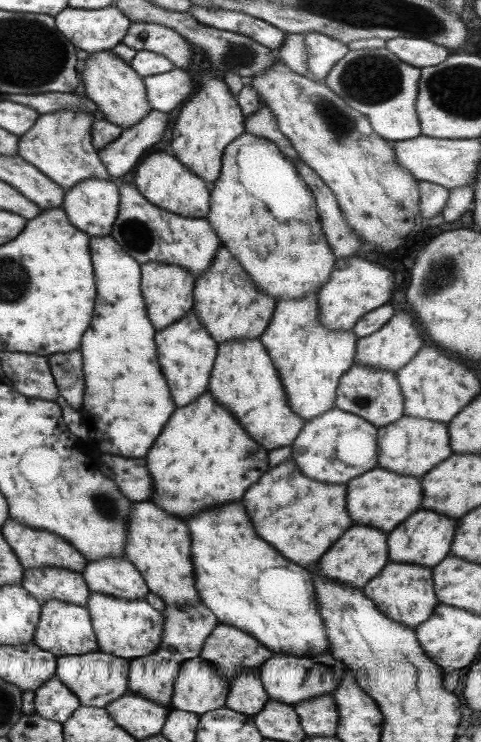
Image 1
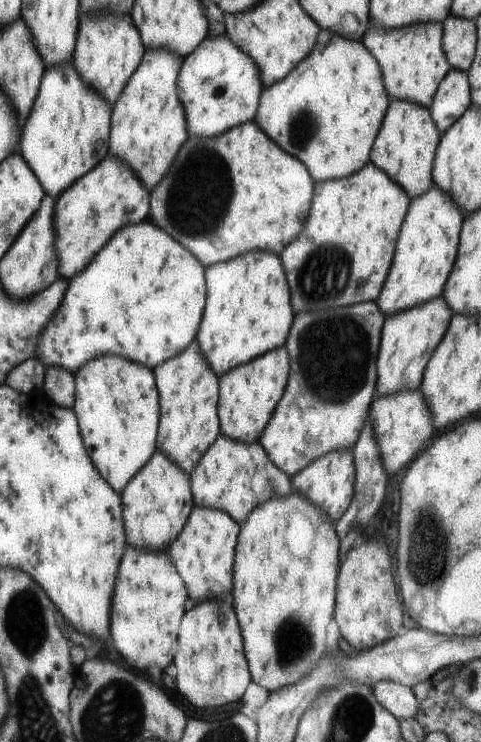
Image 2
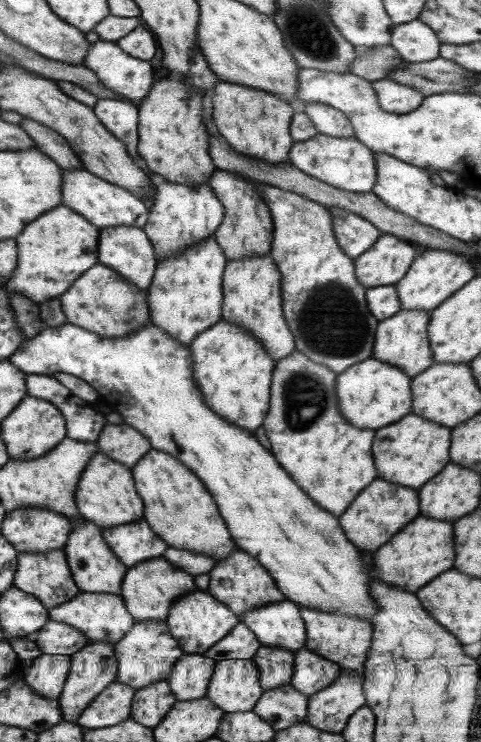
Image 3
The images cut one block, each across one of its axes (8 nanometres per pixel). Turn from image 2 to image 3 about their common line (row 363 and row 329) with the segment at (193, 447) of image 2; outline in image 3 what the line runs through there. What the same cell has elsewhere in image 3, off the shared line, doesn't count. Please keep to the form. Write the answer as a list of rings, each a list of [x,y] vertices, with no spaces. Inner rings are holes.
[[[213,235],[161,259],[155,265],[151,284],[145,290],[151,322],[181,344],[189,344],[201,330],[215,324],[221,319],[221,283],[225,265],[225,257]]]

